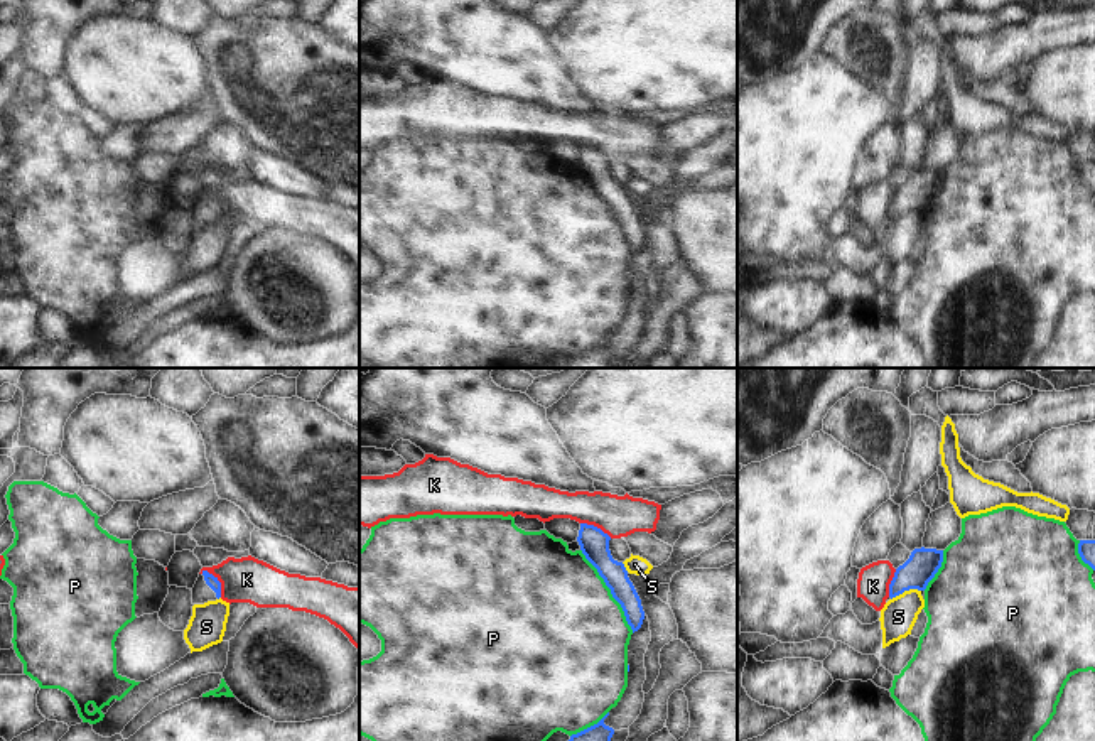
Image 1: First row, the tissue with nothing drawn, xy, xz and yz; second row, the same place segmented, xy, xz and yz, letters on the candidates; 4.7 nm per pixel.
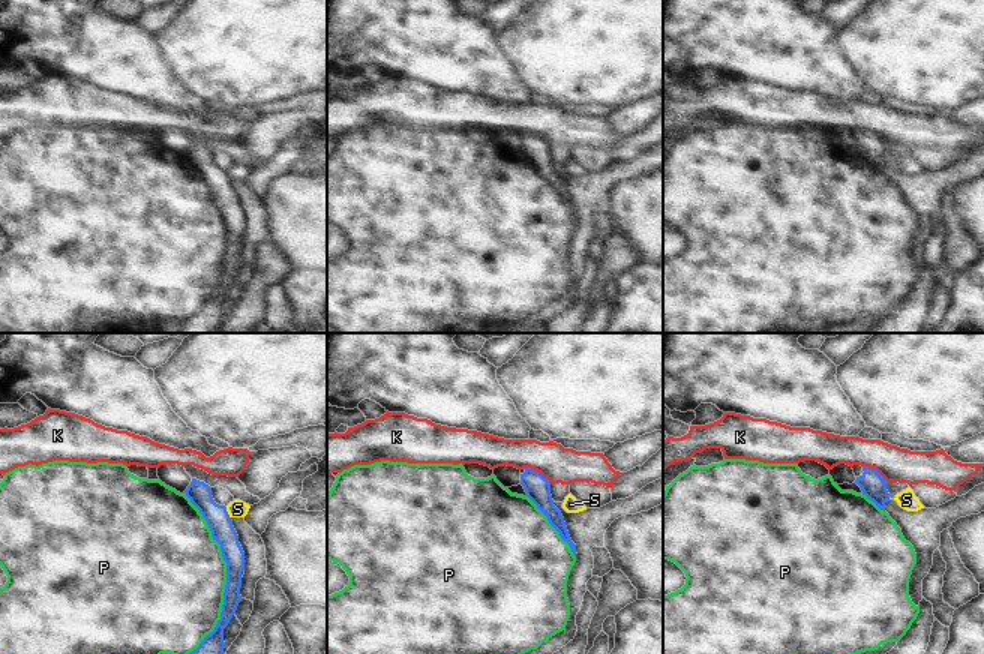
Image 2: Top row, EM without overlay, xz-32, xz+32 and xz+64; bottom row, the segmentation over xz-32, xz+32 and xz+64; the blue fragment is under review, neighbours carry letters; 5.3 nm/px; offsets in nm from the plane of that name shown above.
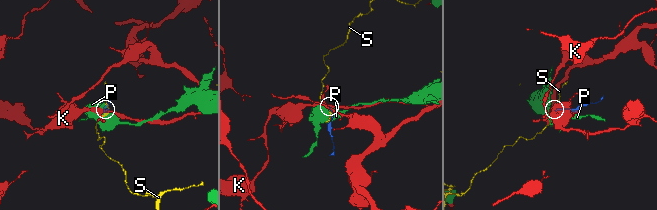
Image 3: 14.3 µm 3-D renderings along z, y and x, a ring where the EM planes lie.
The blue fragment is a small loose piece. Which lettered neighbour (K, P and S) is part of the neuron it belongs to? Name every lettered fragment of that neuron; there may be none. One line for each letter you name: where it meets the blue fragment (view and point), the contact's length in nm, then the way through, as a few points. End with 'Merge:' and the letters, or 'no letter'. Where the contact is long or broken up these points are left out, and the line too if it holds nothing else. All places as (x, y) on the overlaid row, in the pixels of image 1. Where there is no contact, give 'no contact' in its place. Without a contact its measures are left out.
Merge: no letter

